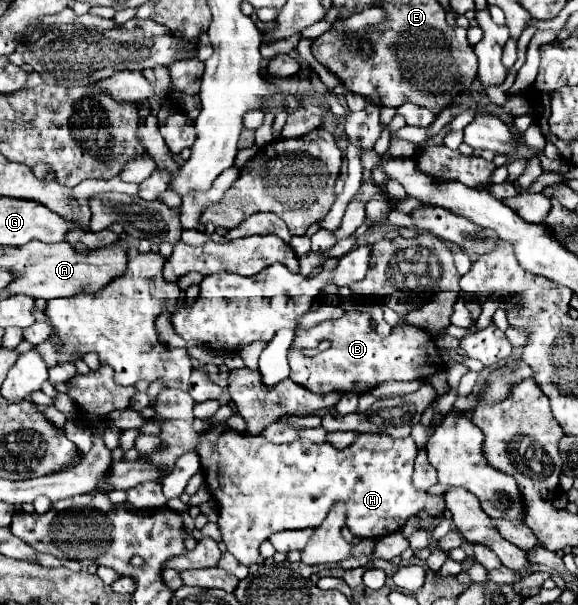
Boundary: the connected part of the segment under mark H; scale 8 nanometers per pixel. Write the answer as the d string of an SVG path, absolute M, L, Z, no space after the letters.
M166 388L156 400L150 404L154 410L152 420L160 424L158 438L162 440L160 448L152 454L140 454L140 460L152 462L160 468L162 482L176 466L176 458L186 452L196 452L204 480L208 484L208 492L212 500L218 504L218 530L222 534L222 542L228 552L242 564L250 566L258 562L258 546L270 538L274 532L282 530L298 530L298 528L316 528L322 524L324 516L336 502L344 502L348 506L348 528L358 538L382 538L386 534L398 532L406 520L418 514L422 508L430 514L438 516L444 510L442 496L428 496L424 490L416 490L412 486L412 470L418 448L414 440L408 438L390 438L386 434L358 434L356 442L348 448L334 448L328 442L314 444L310 440L296 440L290 444L274 444L262 436L252 436L246 432L238 432L234 428L226 428L222 424L212 424L206 432L196 432L194 422L194 400L184 390Z

